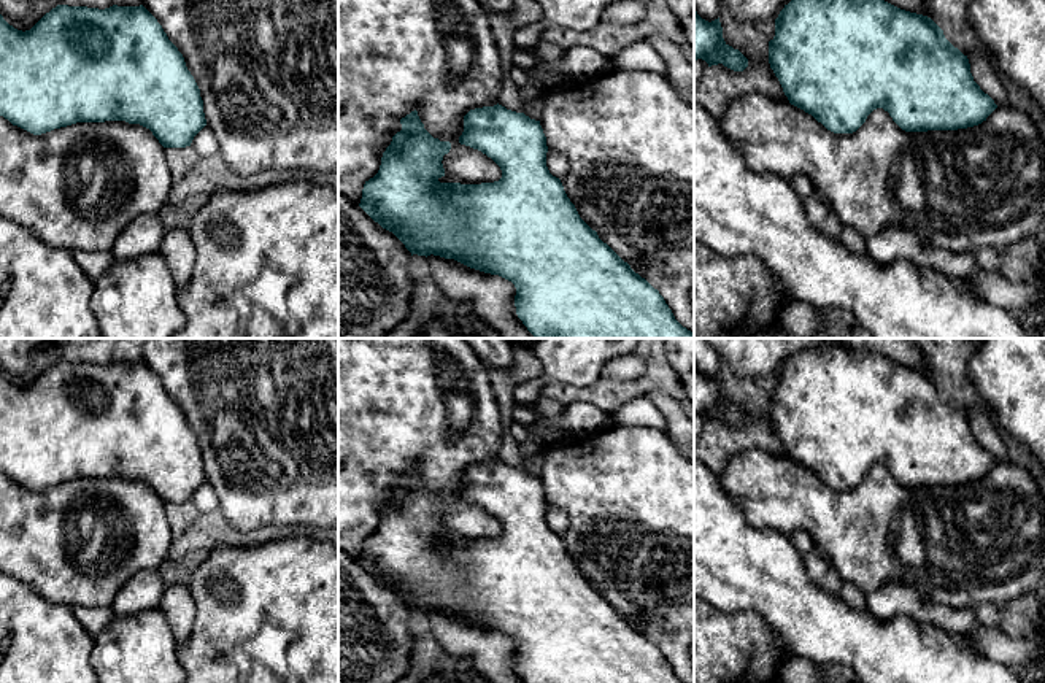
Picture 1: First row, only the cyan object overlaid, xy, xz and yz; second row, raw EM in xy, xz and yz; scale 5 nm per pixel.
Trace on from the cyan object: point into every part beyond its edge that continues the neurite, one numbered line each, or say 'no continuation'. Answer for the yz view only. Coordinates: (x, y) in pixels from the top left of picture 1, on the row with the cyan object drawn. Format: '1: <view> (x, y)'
no continuation

